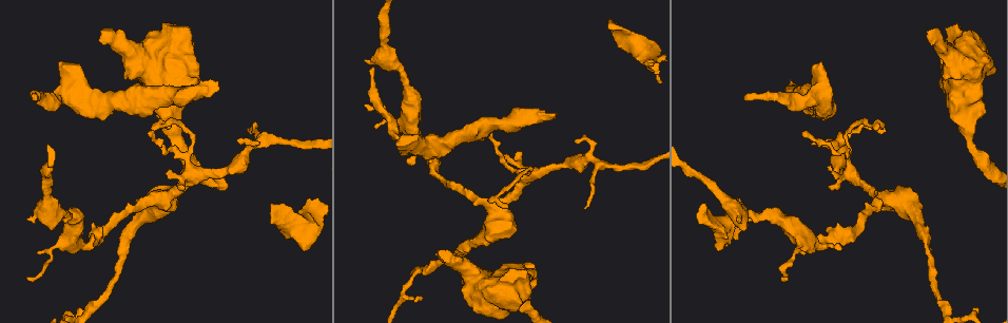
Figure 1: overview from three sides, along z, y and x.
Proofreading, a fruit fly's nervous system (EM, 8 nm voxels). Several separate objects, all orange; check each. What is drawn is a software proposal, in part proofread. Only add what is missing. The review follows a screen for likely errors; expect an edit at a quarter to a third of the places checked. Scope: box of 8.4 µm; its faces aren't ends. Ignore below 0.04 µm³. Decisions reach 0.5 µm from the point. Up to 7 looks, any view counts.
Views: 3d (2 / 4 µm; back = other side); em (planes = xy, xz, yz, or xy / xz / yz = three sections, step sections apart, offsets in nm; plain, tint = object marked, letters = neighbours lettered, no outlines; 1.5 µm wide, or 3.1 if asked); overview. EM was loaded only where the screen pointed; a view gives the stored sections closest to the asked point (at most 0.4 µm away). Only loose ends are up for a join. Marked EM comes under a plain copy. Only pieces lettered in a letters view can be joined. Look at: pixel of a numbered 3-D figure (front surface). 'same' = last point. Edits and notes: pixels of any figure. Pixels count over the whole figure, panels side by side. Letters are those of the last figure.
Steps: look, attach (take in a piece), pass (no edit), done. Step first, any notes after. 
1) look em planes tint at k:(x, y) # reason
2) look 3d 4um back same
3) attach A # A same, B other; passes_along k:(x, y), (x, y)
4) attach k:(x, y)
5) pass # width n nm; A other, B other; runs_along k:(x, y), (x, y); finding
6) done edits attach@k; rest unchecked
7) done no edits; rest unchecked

look em xy step 4 tint at 1:(782, 279) # tapers out

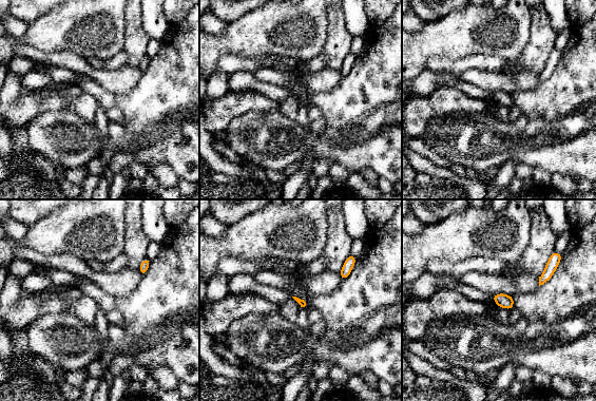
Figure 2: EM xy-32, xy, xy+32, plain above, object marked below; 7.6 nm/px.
look em planes letters same # another direction

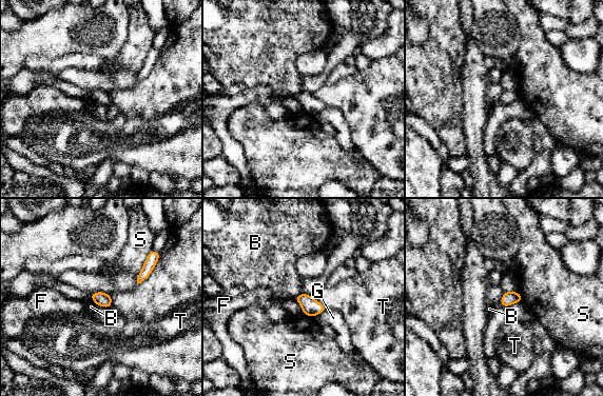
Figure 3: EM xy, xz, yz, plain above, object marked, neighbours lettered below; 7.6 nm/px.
pass # B other, F other, G other, S other, T other; border 3:(302, 293), (293, 298); no lettered piece goes on from it

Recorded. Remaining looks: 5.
look 3d 2um back at 1:(830, 186) # thin end

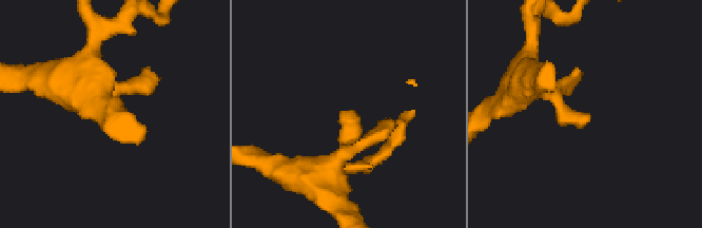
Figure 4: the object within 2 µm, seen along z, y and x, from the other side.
look em xz step 8 letters at 4:(354, 115)

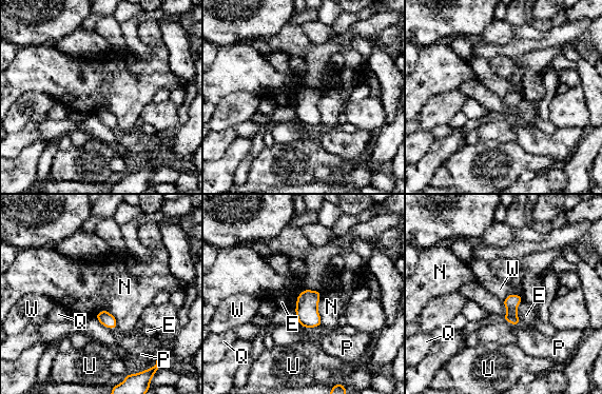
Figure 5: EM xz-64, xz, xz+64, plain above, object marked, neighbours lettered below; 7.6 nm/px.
look em planes letters same

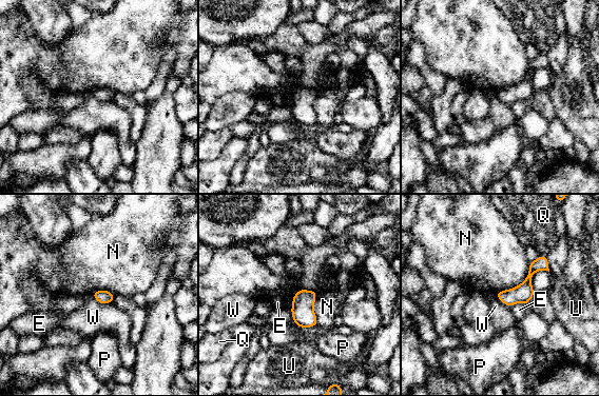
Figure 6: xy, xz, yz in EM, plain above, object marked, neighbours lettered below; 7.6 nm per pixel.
pass # width 110 nm; E other, N other, P other, Q other, U other, W other; runs_along 6:(544, 258), (515, 295), (500, 295); no lettered piece goes on from it

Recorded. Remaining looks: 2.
look 3d 2um back at 1:(437, 253) # stops while still wide

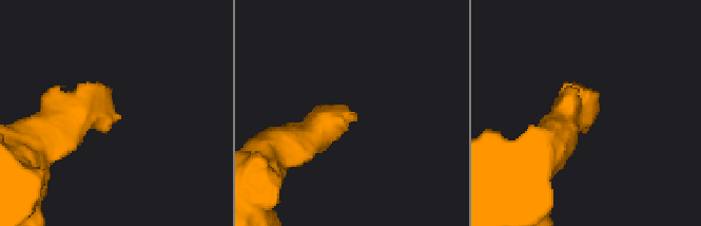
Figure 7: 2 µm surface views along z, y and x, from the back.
look em planes letters at 7:(595, 93)

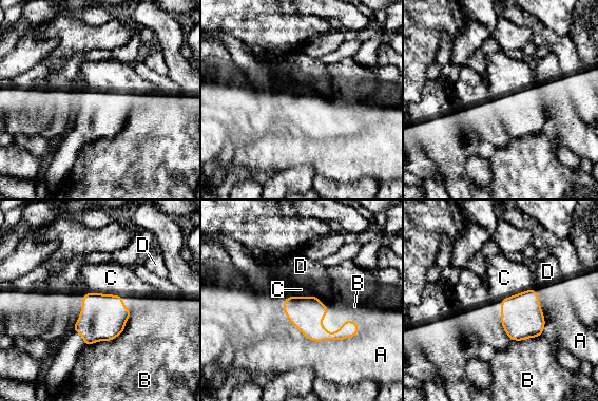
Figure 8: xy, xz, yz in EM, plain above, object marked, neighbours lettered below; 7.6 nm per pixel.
attach C # longest_contact B 340 nm; A other, B other, C same, D other; it goes on there

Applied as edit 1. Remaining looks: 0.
done edits attach@8; rest unchecked

